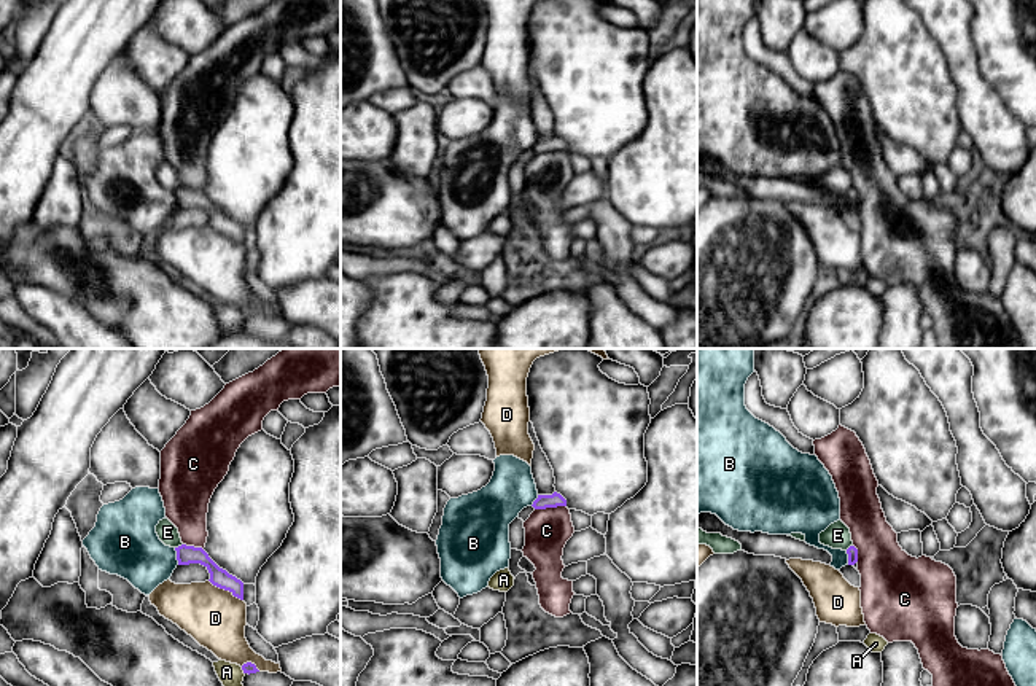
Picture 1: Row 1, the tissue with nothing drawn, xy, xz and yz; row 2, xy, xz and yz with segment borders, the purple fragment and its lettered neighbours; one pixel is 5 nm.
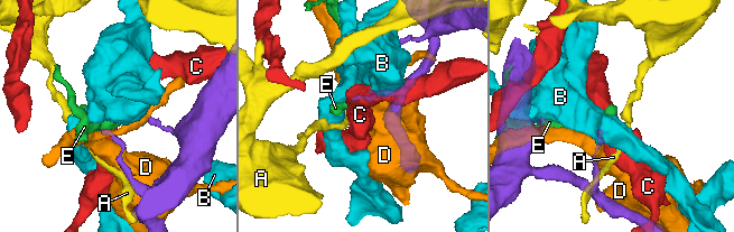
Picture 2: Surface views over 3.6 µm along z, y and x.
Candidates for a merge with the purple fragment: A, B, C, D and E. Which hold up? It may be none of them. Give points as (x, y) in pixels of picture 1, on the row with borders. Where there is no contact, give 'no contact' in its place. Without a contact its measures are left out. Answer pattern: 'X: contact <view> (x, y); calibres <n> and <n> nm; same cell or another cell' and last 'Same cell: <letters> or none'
A: contact xy (242, 669); calibres 60 and 110 nm; another cell
B: contact xy (177, 556); calibres 100 and 300 nm; another cell
C: contact xz (549, 506); calibres 70 and 220 nm; another cell
D: contact xy (226, 589); calibres 90 and 300 nm; another cell
E: contact xy (179, 546); calibres 100 and 100 nm; another cell
Same cell: none

